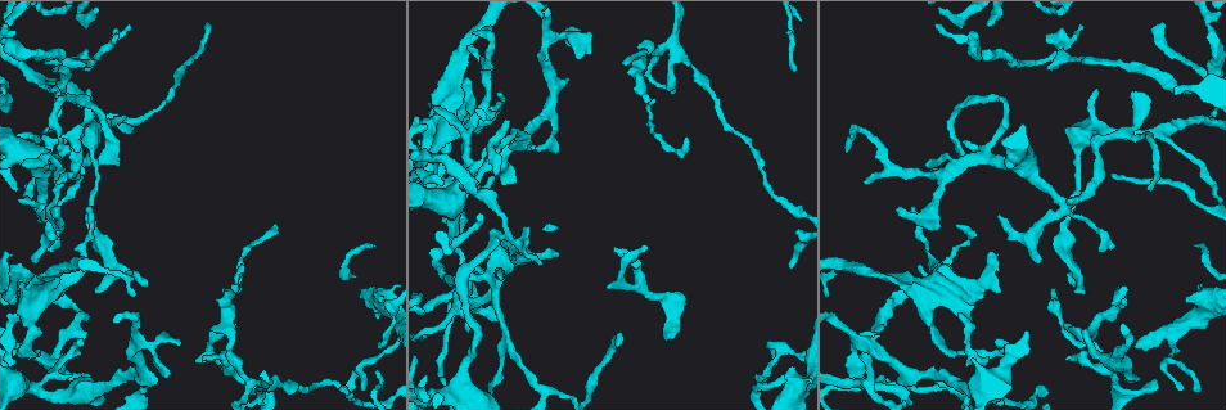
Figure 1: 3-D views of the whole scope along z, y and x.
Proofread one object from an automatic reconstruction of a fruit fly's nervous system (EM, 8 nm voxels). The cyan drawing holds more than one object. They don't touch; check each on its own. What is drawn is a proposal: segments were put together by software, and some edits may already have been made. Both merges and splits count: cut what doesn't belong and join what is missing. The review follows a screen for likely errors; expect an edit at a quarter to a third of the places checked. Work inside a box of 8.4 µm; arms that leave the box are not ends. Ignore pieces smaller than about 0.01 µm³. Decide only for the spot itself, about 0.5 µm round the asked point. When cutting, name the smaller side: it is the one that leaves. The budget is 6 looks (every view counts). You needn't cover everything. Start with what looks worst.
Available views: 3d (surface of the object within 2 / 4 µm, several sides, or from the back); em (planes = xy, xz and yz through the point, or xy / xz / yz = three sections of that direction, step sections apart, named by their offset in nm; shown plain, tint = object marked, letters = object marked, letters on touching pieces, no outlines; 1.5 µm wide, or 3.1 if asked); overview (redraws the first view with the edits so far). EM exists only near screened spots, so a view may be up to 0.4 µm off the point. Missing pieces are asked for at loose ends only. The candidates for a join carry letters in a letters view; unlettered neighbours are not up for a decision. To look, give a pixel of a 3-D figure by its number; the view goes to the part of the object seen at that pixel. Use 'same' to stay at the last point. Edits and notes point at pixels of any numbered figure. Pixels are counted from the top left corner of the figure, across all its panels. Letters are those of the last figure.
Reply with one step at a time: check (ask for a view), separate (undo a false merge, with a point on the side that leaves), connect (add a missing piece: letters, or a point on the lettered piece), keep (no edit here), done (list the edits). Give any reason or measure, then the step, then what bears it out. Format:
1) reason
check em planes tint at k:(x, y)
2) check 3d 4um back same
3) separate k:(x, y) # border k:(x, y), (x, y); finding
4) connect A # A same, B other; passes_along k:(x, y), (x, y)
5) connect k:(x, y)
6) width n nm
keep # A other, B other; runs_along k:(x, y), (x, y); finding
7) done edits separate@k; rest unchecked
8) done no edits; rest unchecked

thin end
check 3d 4um at 1:(1065, 325)

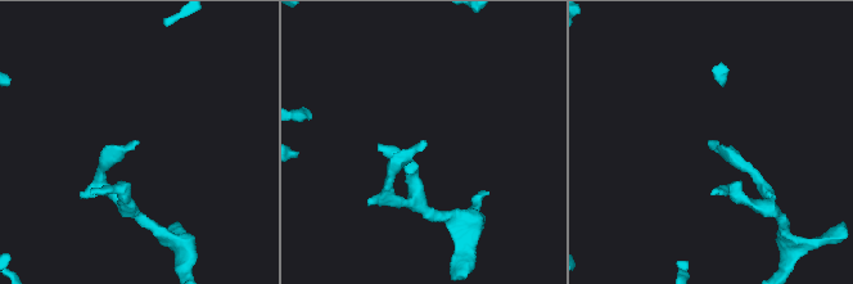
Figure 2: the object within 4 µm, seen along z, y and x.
need the tissue
check em planes letters at 2:(423, 142)

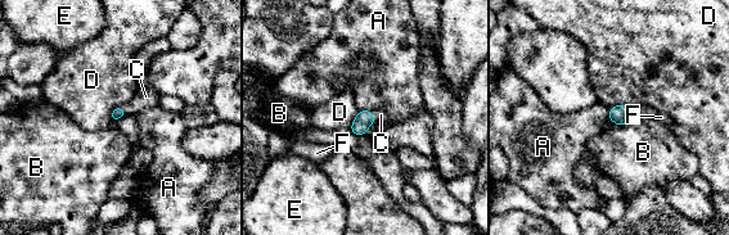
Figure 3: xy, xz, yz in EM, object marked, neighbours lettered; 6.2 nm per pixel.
connect C # A other, B other, C same, D other, E other, F other; passes_along 3:(364, 120), (373, 116), (381, 114); it goes on there

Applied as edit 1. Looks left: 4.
branch stops here
check em planes tint at 1:(1131, 380)

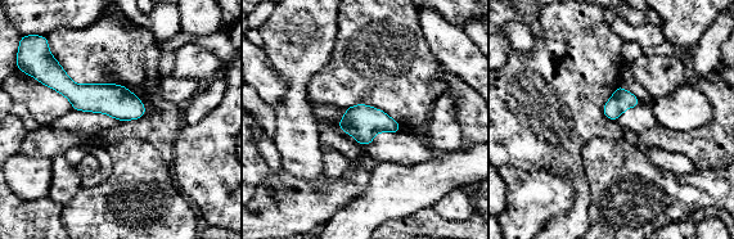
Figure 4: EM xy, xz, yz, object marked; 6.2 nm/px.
see the neighbours
check em planes letters same

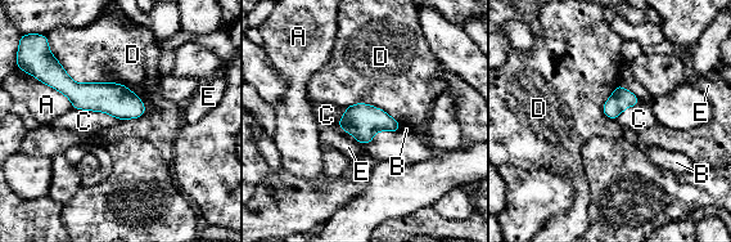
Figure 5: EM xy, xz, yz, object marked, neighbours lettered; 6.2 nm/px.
keep # A other, B other, C other, D other, E other; runs_along 5:(53, 70), (81, 95), (141, 110); no lettered piece goes on from it

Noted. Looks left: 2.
thin end
check em planes letters at 1:(79, 152)

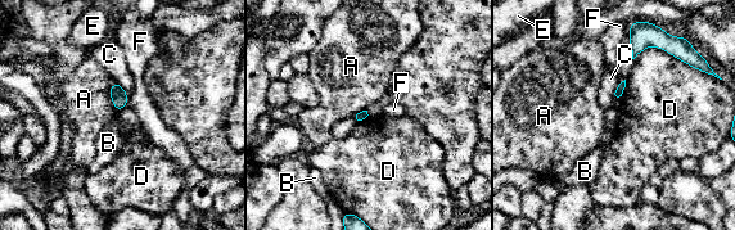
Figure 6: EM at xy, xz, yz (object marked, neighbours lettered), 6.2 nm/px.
keep # A other, B other, C other, D other, E other, F other; no lettered piece goes on from it

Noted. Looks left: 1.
done edits connect@3; rest unchecked

